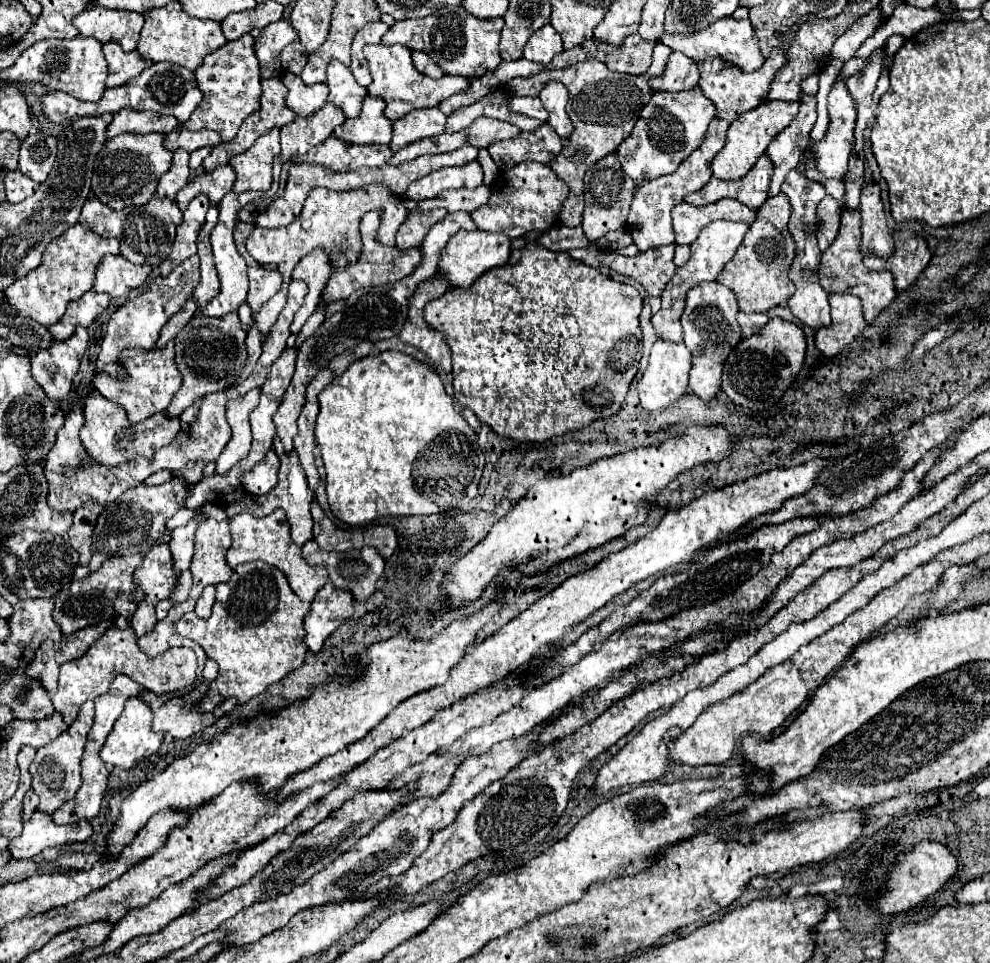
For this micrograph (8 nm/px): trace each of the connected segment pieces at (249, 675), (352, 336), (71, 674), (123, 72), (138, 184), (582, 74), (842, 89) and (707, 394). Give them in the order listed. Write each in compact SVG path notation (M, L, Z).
M244 563L238 565L230 577L230 581L220 583L216 587L216 603L212 609L210 619L200 619L194 611L186 613L178 623L176 629L182 637L192 639L198 643L210 659L214 659L220 667L218 677L210 683L212 693L218 691L218 701L234 697L238 703L246 703L254 695L266 691L268 685L280 681L290 671L298 669L304 663L308 647L304 645L304 619L310 611L310 605L300 601L296 593L290 589L282 571L268 563Z
M456 211L456 213L448 213L444 221L436 223L424 237L422 241L422 261L420 265L414 269L412 275L408 275L402 281L396 283L388 283L388 285L378 285L378 287L366 287L366 289L358 289L354 291L348 299L346 299L346 307L332 315L330 319L326 319L320 329L308 337L300 349L298 349L298 357L296 357L296 371L292 377L292 383L284 395L282 405L278 407L278 411L274 413L274 425L276 425L276 435L280 437L280 441L284 443L284 449L290 453L292 451L292 437L298 431L298 415L304 407L304 399L306 399L306 385L310 383L310 379L318 373L318 367L324 367L330 357L340 355L342 351L356 347L358 343L370 339L370 341L380 341L380 339L388 339L394 337L402 331L406 319L408 319L408 299L412 297L412 293L418 289L418 285L426 279L432 279L436 275L436 263L438 263L438 255L442 251L442 247L448 243L450 235L458 233L460 229L478 229L476 223L470 219L470 213L466 211Z
M110 627L80 659L68 661L60 667L60 683L58 683L56 695L52 695L52 703L54 703L54 709L70 725L76 719L80 705L88 699L96 699L98 695L102 695L118 673L128 675L130 679L142 683L150 691L162 695L162 693L174 693L178 689L192 685L196 681L196 667L198 667L198 661L192 649L174 647L154 659L144 655L138 649L134 631L130 631L130 627L126 629Z
M114 41L104 43L104 55L108 61L108 69L110 69L106 87L120 87L120 85L128 83L130 79L138 77L150 65L150 61L144 59L136 49L126 53Z
M164 133L118 135L104 143L94 163L92 191L110 209L120 211L130 205L146 205L158 187L158 179L170 169L172 151L164 147Z
M658 43L654 47L654 59L650 69L644 75L626 75L626 73L614 73L610 69L604 67L604 63L598 63L596 59L590 61L582 61L574 67L566 67L566 69L546 69L534 77L516 77L510 83L506 83L506 89L512 95L538 95L542 91L542 87L548 81L560 81L566 85L570 99L568 99L568 117L572 119L574 125L574 133L570 135L568 143L564 145L562 153L558 155L558 159L554 159L554 163L550 163L550 167L558 173L560 179L564 179L570 187L570 195L560 211L560 221L566 227L578 227L582 221L582 211L584 211L584 173L590 165L594 165L596 161L604 159L606 155L612 155L618 151L620 143L624 139L628 139L634 123L638 121L640 109L646 105L646 101L650 99L650 95L654 93L654 89L650 87L650 81L654 77L664 75L666 71L666 63L668 57L672 55L672 49Z
M836 81L832 85L832 91L828 95L828 113L830 113L830 125L826 135L820 141L808 141L808 151L814 151L816 167L820 167L820 173L826 179L842 179L846 175L848 157L854 147L854 123L856 123L854 101L850 99L850 93L842 81Z
M718 281L702 283L690 289L686 299L686 311L682 315L682 329L684 329L684 343L692 351L694 367L690 371L690 389L704 401L712 401L720 393L720 369L718 365L724 363L728 349L734 345L734 331L738 329L740 341L740 325L736 321L738 315L738 301L734 293Z

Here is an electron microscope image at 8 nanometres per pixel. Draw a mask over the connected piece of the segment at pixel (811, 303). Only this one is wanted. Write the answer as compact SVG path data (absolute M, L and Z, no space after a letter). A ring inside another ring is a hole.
M792 169L786 175L786 181L782 183L782 193L788 195L790 205L792 205L792 213L790 213L790 223L788 223L788 231L796 243L796 255L794 261L790 265L790 281L796 285L796 293L788 299L788 307L792 311L792 315L812 327L828 327L830 325L830 305L828 305L828 293L822 291L822 287L818 285L818 259L820 259L820 249L818 249L818 241L814 235L818 217L816 217L816 205L822 201L822 197L826 195L822 183L818 181L810 181L804 175L800 175L796 169Z

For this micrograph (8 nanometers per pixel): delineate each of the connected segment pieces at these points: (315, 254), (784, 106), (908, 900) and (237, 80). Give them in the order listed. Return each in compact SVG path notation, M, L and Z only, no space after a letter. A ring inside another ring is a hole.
M314 249L312 253L308 253L292 271L292 279L304 281L308 285L308 295L304 297L302 307L294 315L292 333L298 333L302 329L302 325L306 323L306 319L310 317L310 313L314 313L320 293L322 293L322 287L326 285L330 273L332 273L332 267L322 249Z
M770 101L764 103L752 111L742 113L728 129L728 137L726 137L726 145L724 149L712 159L712 173L714 177L726 181L726 179L742 179L758 161L758 157L766 151L766 147L770 145L770 139L774 139L774 135L778 135L782 129L786 129L790 125L790 121L796 117L798 113L798 101ZM736 125L752 125L752 127L736 127Z
M934 841L918 843L908 855L898 857L896 865L888 875L888 893L880 899L878 909L886 915L898 915L898 913L924 907L926 899L938 893L956 875L956 869L958 869L956 857L944 845Z
M246 33L236 41L228 41L218 51L206 55L204 63L194 71L194 75L200 91L204 93L204 99L194 111L194 115L186 121L186 127L190 131L212 129L222 137L222 141L234 139L242 121L254 111L258 111L258 103L262 95L260 67L254 55L254 37Z

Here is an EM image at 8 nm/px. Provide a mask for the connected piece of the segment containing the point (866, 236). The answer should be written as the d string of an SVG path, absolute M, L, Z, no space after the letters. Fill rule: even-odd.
M868 183L862 187L860 193L860 215L862 215L862 241L860 241L860 255L876 255L876 257L890 257L894 251L892 231L886 223L884 205L880 201L880 189L876 183Z

